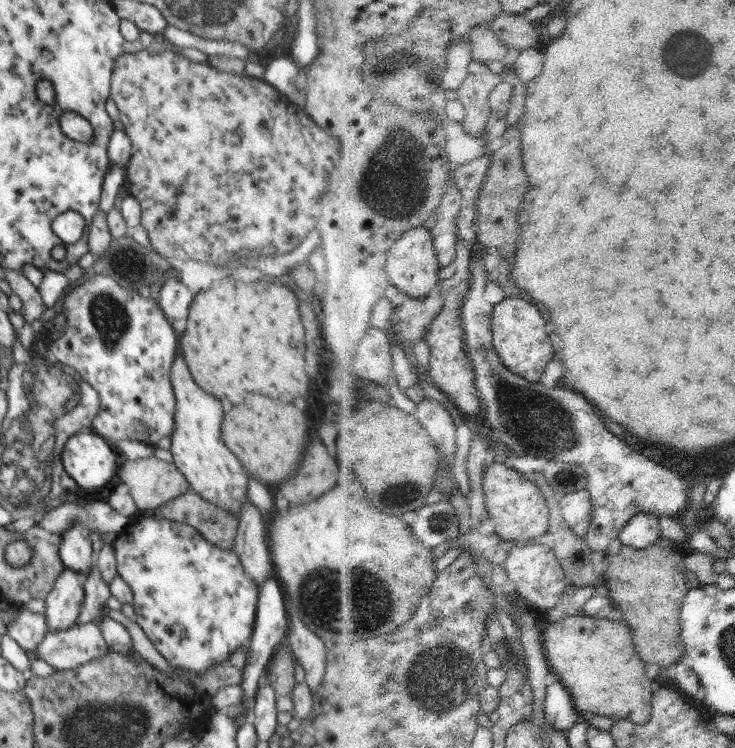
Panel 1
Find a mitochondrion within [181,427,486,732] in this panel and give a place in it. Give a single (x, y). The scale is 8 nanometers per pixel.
(364, 603)

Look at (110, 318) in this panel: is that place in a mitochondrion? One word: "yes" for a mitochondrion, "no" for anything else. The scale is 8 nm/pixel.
yes

